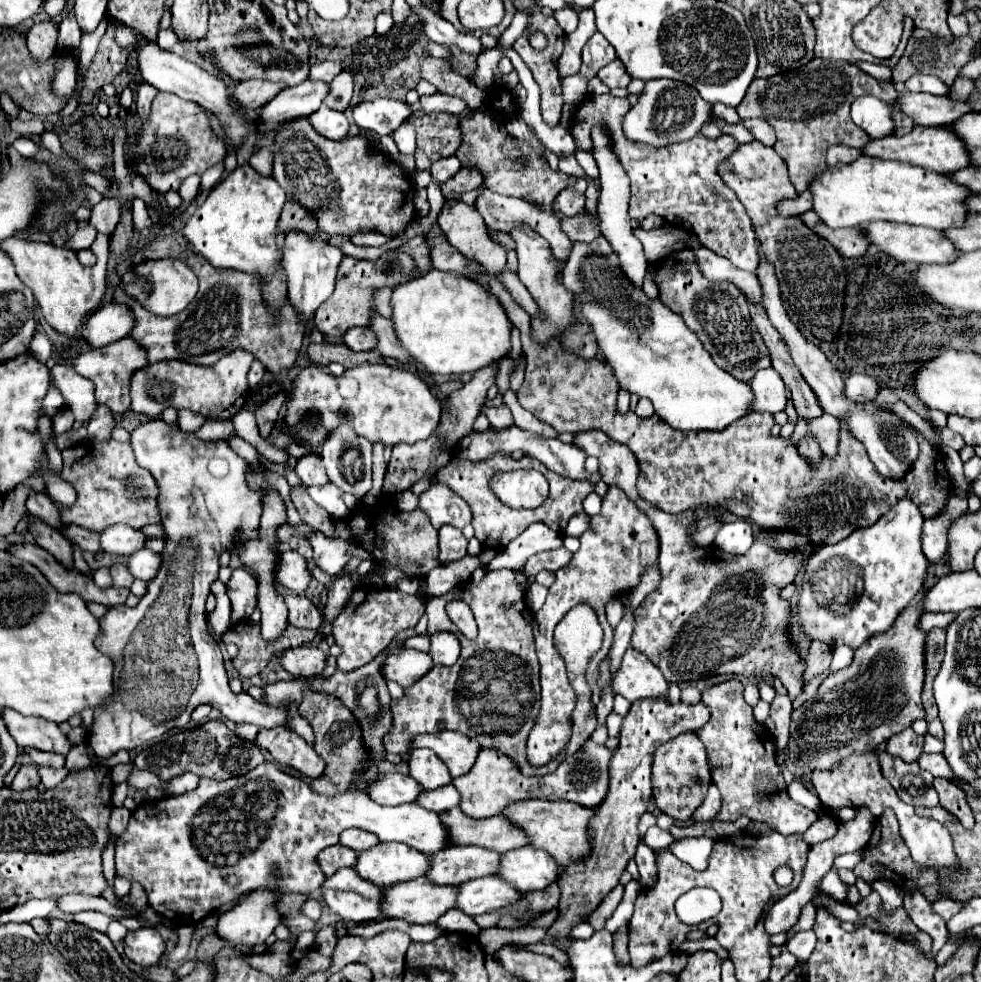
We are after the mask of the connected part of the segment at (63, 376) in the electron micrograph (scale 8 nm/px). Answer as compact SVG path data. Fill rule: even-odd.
M56 364L50 370L56 386L60 388L64 402L72 402L72 412L78 422L90 420L92 412L96 410L98 402L94 398L94 386L88 378L80 376L72 366L66 364Z

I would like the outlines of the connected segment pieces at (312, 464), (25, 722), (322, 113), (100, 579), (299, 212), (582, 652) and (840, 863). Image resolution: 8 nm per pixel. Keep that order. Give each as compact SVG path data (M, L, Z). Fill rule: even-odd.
M316 454L300 458L296 464L296 474L302 480L302 484L306 484L306 486L324 486L328 482L324 464L320 462L320 456L316 456Z
M4 710L2 712L4 724L8 726L8 732L16 740L20 748L30 746L36 750L44 752L56 752L62 756L68 756L72 750L72 742L66 738L66 734L60 732L56 722L48 722L44 718L32 718L32 716L22 716L16 710Z
M322 104L320 110L316 110L314 114L310 114L308 120L312 122L312 128L318 130L318 134L322 134L324 138L330 138L330 140L342 140L348 132L346 114L336 112L336 110L328 108L326 104Z
M100 568L94 572L94 582L100 586L100 588L110 588L112 586L112 576L110 576L110 568Z
M286 202L284 210L282 210L280 232L284 232L284 230L302 230L308 236L318 234L316 218L312 218L308 214L308 210L304 210L304 206L296 206L296 202Z
M588 604L574 606L566 614L566 668L572 670L572 682L586 682L586 666L592 654L598 652L600 642L590 642L602 638L602 626L596 612Z
M854 852L854 854L842 854L834 860L834 868L854 868L856 864L860 864L860 858L862 858L862 852Z

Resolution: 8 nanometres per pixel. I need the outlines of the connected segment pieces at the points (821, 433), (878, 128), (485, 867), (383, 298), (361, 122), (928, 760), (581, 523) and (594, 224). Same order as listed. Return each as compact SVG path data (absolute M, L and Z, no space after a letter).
M822 414L820 418L814 418L812 422L804 422L804 420L798 420L790 440L792 442L798 442L802 436L816 436L822 452L828 456L828 458L834 458L836 456L836 450L838 450L838 440L840 440L840 422L830 416L830 414Z
M862 96L852 104L852 120L858 124L870 140L878 140L894 134L892 108L900 110L898 98L892 104L886 104L874 96Z
M452 846L430 856L432 868L426 876L434 884L460 884L496 874L500 858L500 852L484 850L480 846Z
M378 290L378 292L376 292L376 310L378 310L380 316L388 316L388 318L392 318L390 296L392 296L392 290Z
M378 98L374 102L362 102L352 110L352 116L360 128L374 130L380 136L392 134L412 114L406 102Z
M922 754L918 760L918 766L932 772L934 776L952 780L952 768L948 766L948 762L944 762L942 754Z
M580 512L580 514L572 516L568 526L566 526L566 536L576 536L578 538L588 528L588 524L590 524L590 516L586 512Z
M554 212L554 214L560 218L562 230L568 234L568 238L578 238L578 242L592 242L600 234L598 218L590 218L586 212L574 218L562 216L560 212Z

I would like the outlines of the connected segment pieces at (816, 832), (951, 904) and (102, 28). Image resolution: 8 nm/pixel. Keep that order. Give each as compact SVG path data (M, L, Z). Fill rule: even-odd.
M822 814L810 828L808 832L804 834L806 842L812 846L812 844L818 844L822 840L828 840L830 836L834 836L838 830L838 822L830 816L830 814Z
M944 898L942 902L932 904L932 912L938 914L944 922L948 922L948 920L950 920L954 914L958 914L962 908L964 908L964 902L954 902L954 900L950 900L950 898Z
M104 16L100 20L100 24L96 26L94 32L88 32L88 34L82 36L82 44L80 44L80 62L82 62L82 66L88 66L92 62L92 56L96 54L98 42L102 40L102 36L106 32L106 26L108 26L108 16Z

